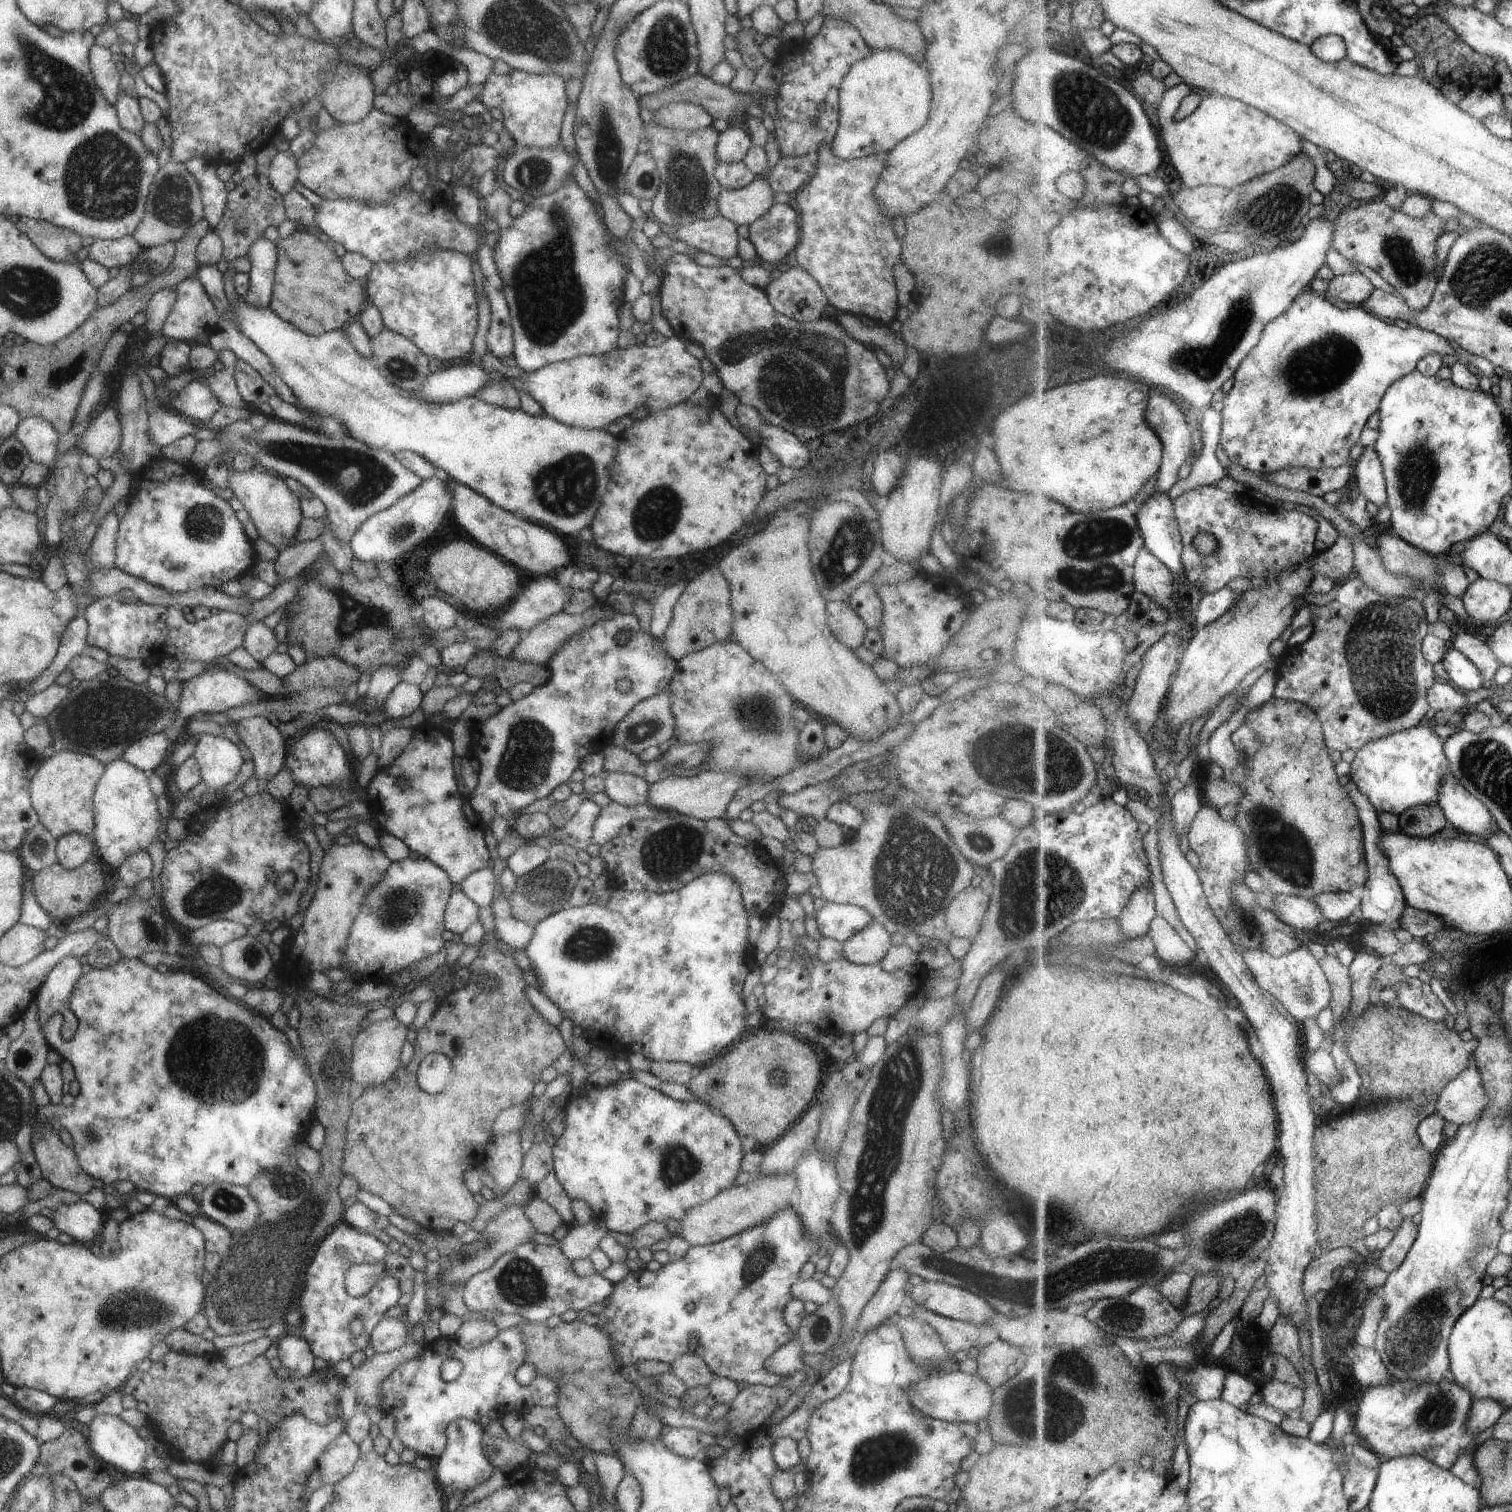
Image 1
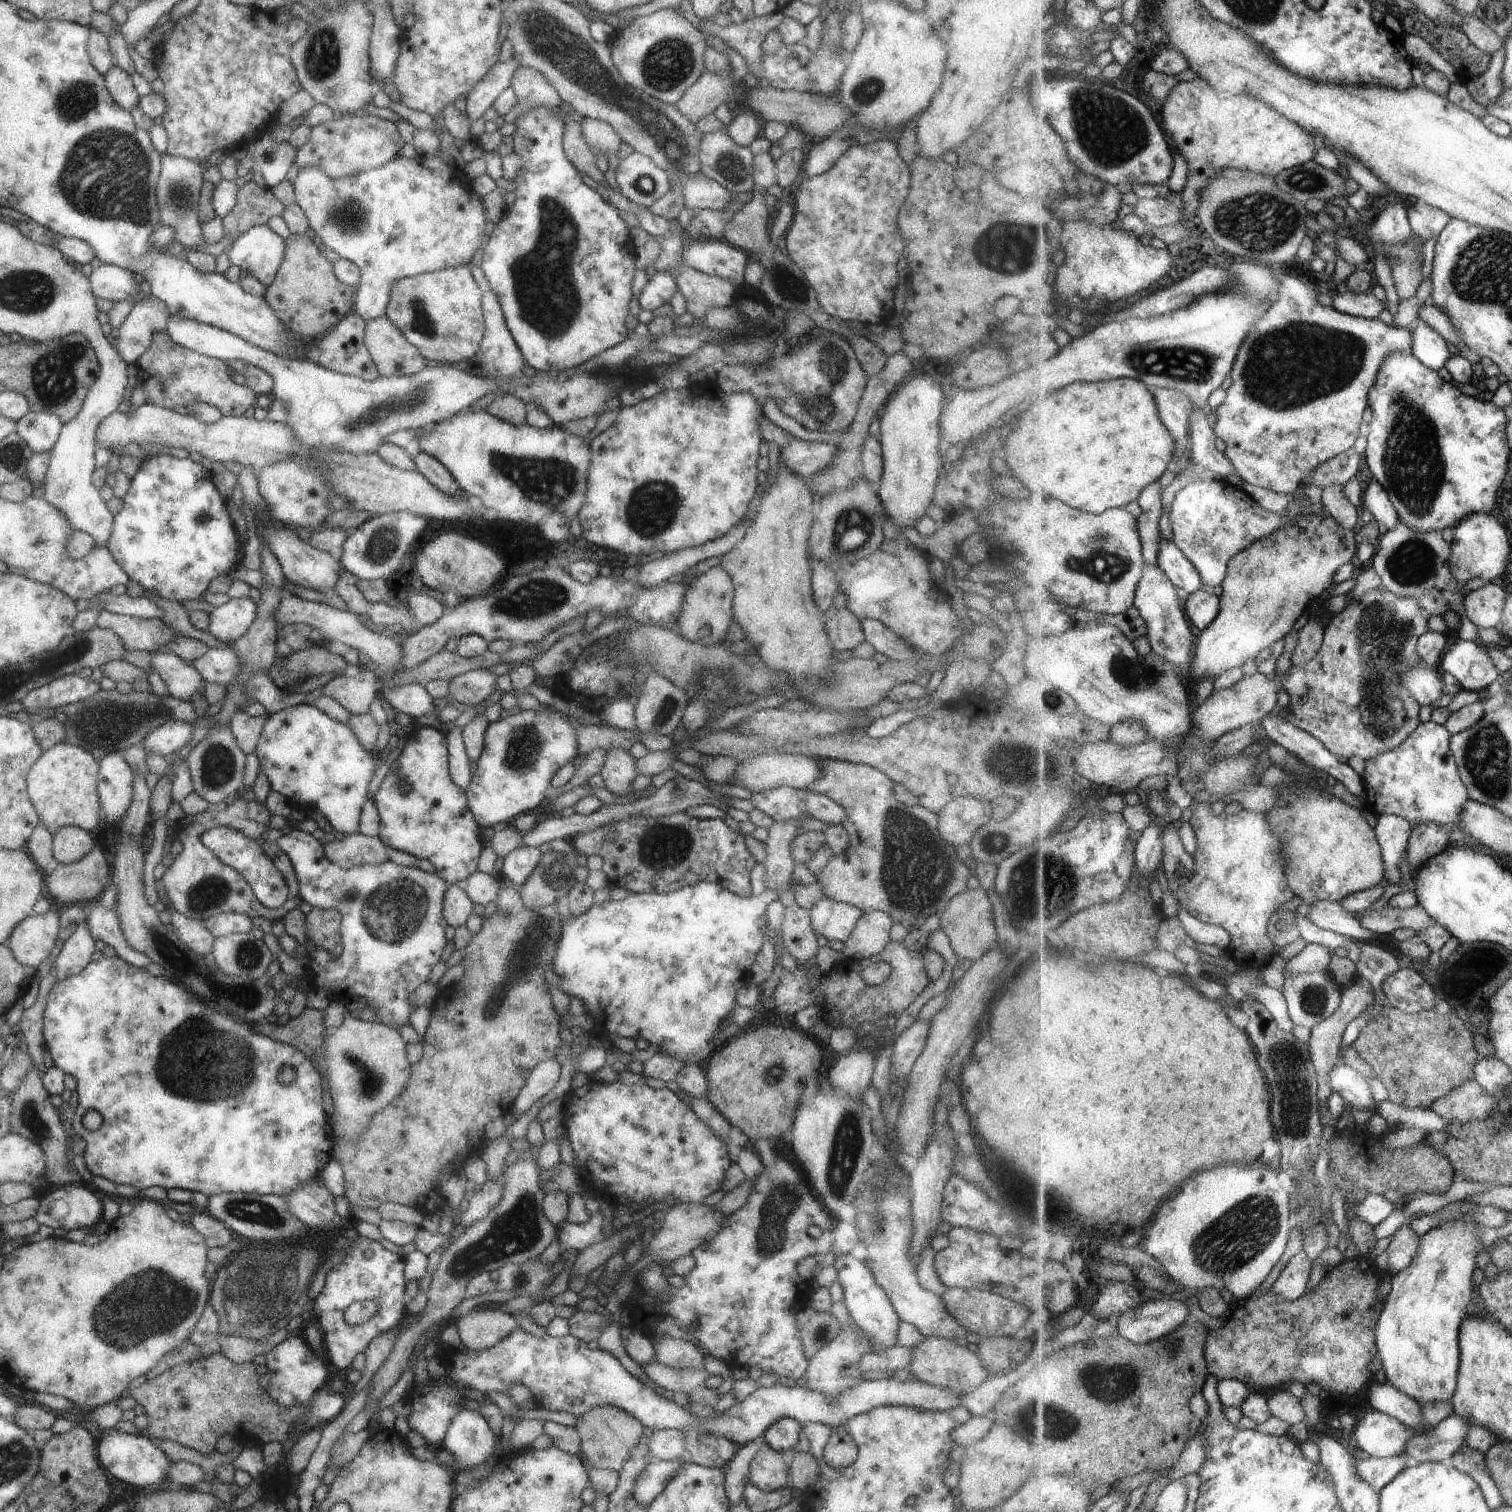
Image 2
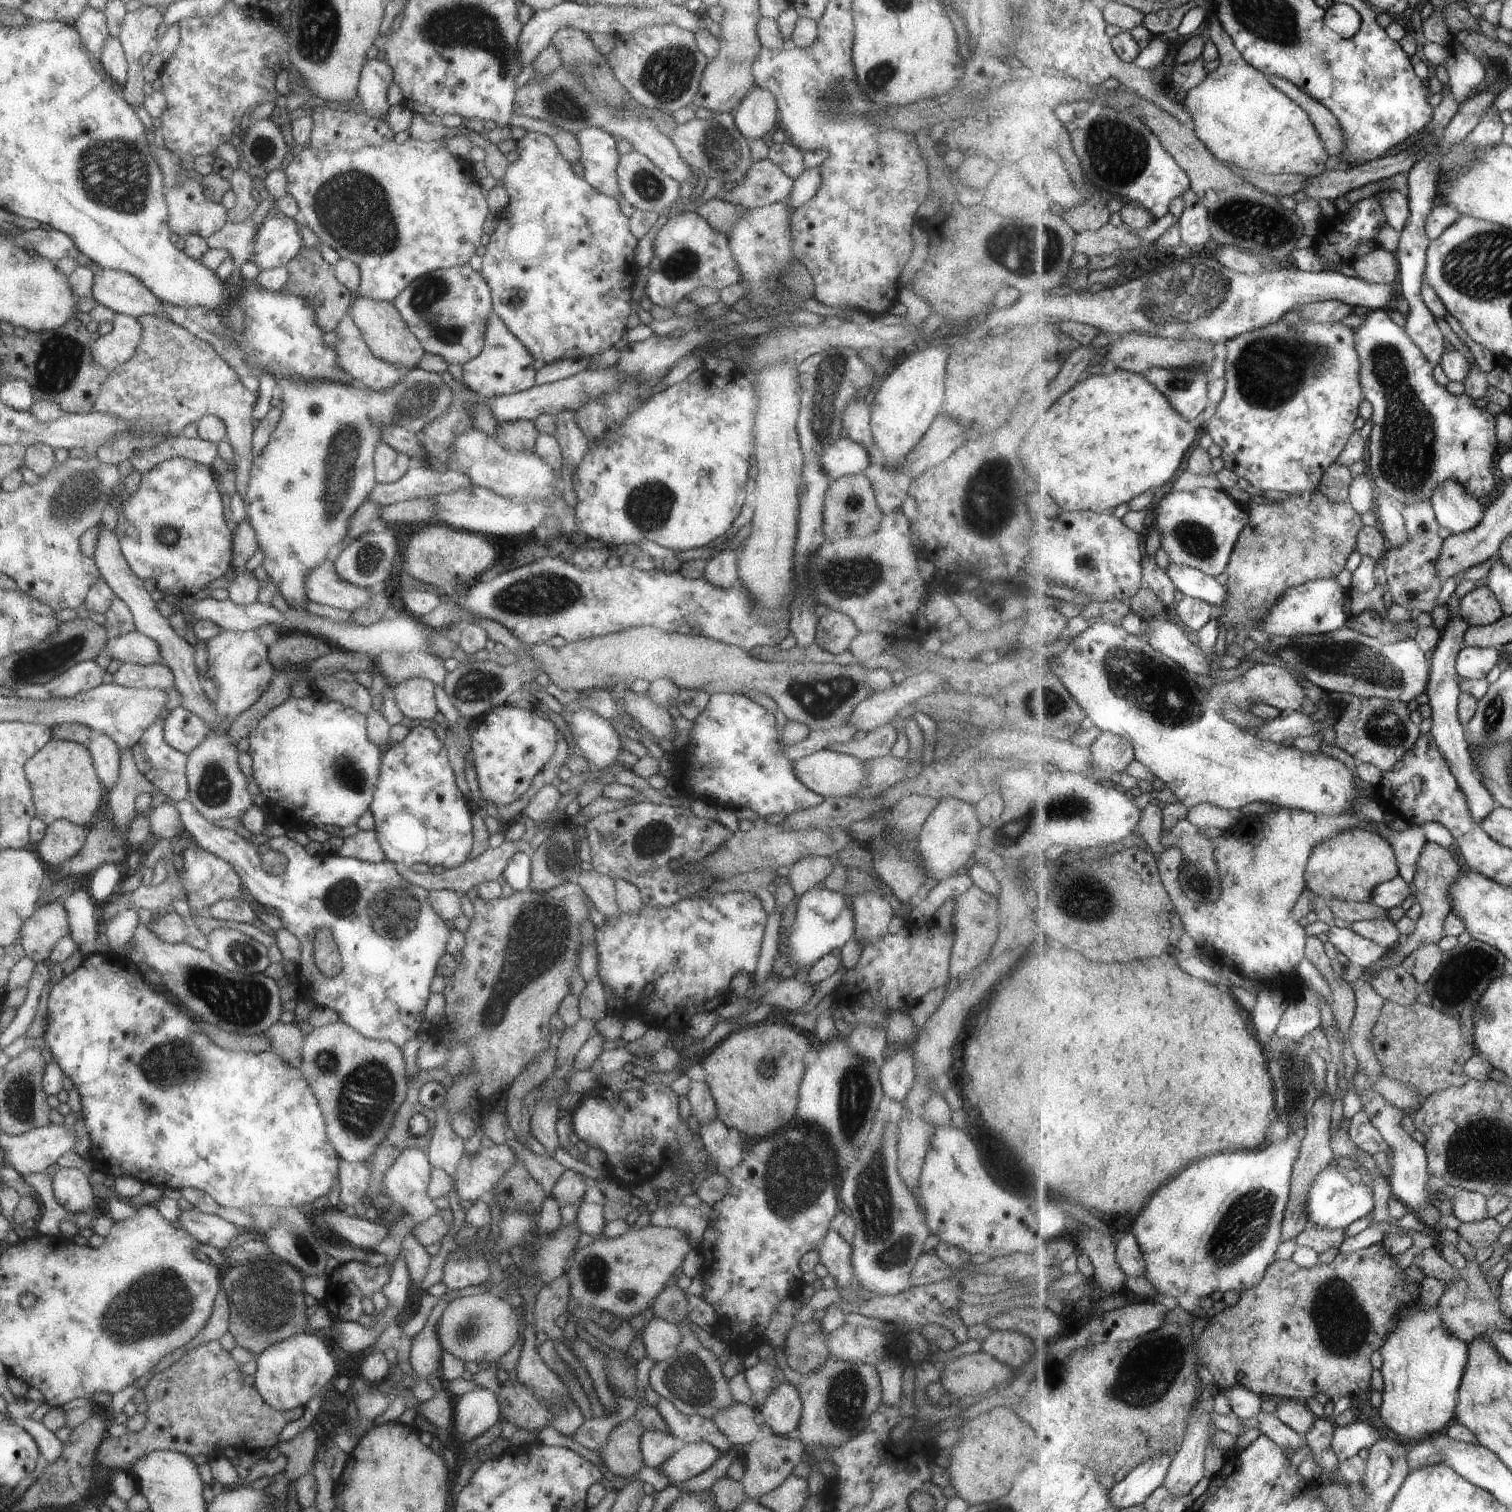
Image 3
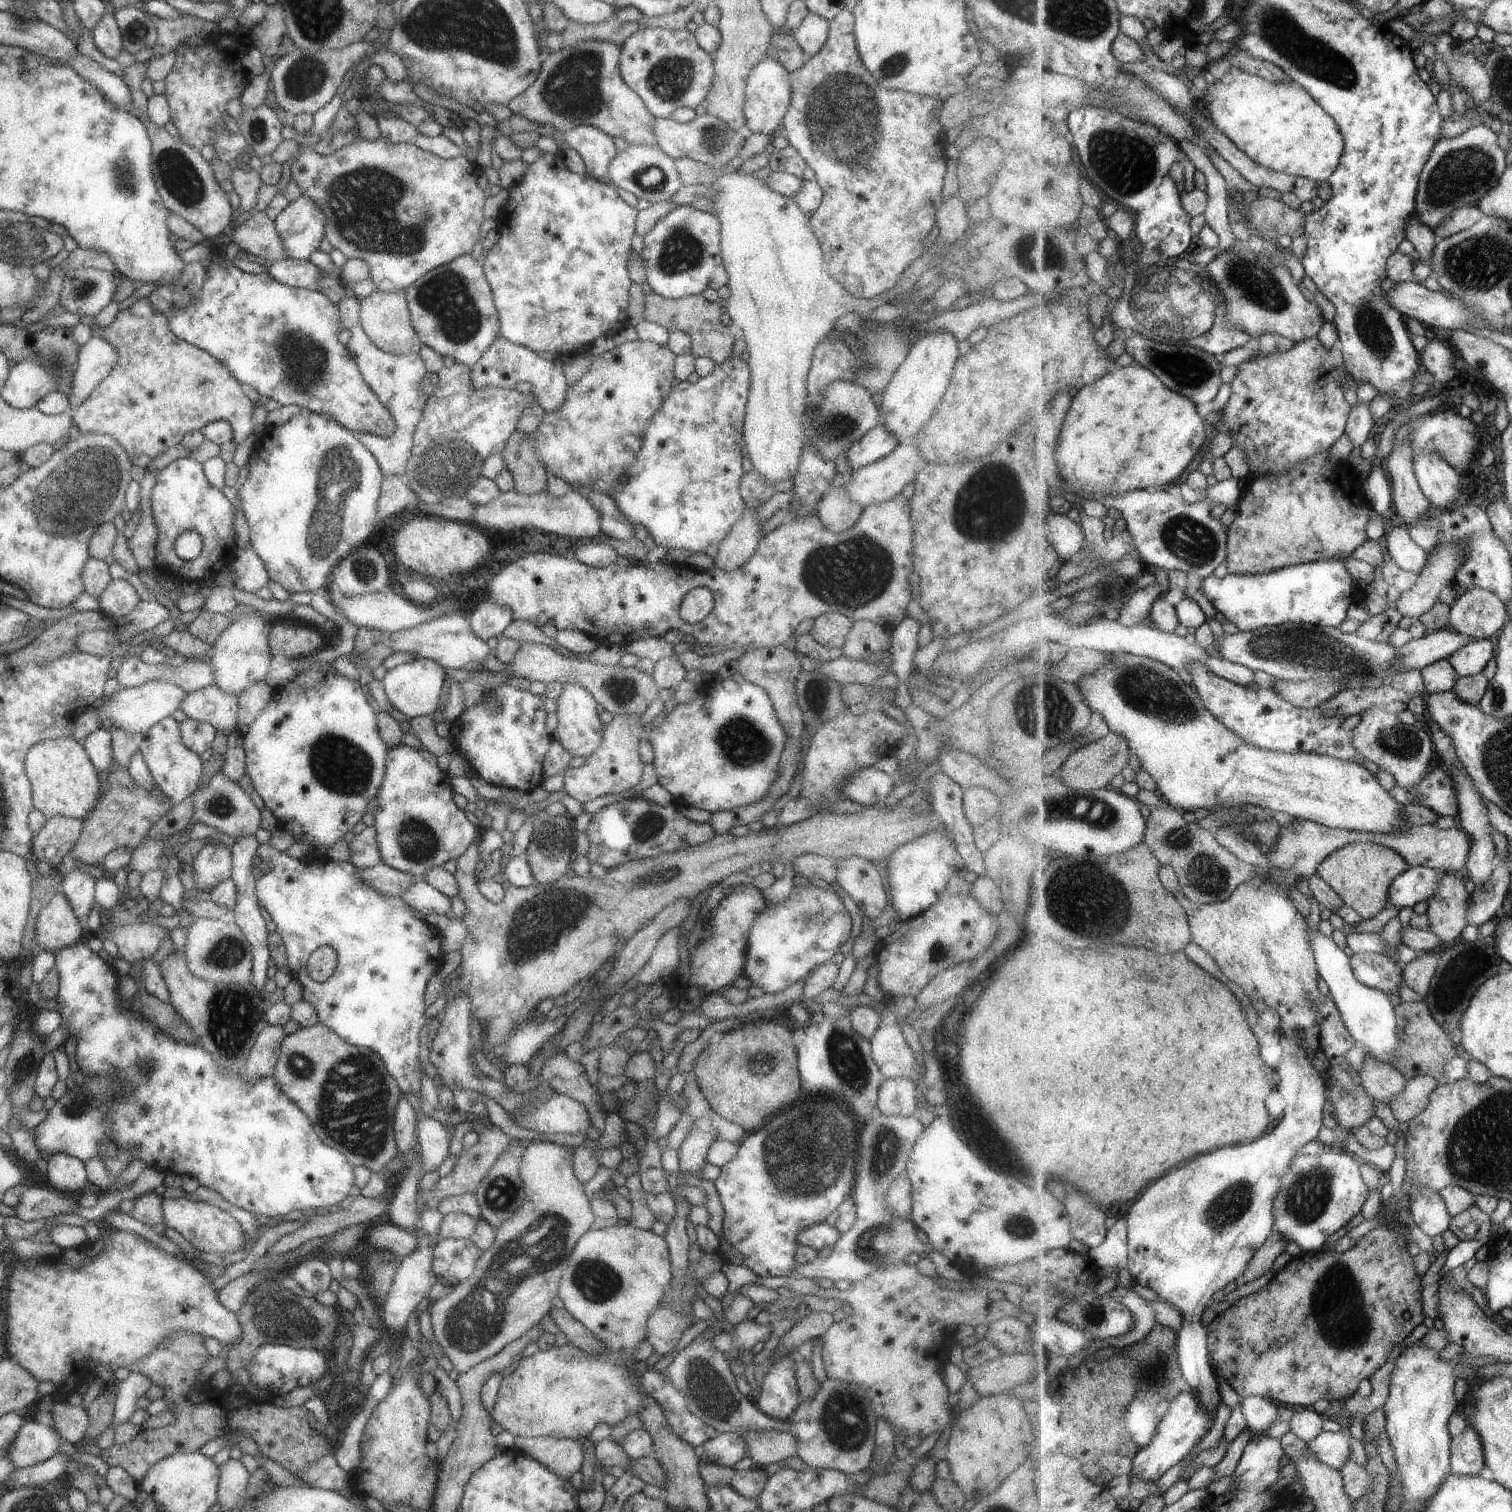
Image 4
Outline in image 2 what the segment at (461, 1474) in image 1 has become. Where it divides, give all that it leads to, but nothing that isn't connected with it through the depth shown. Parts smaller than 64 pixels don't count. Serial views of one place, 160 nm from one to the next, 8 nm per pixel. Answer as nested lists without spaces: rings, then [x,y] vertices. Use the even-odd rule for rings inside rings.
[[[461,1409],[449,1423],[443,1437],[443,1448],[452,1457],[454,1464],[449,1467],[453,1476],[460,1470],[472,1469],[487,1462],[495,1452],[497,1436],[489,1429],[481,1415],[468,1409]]]

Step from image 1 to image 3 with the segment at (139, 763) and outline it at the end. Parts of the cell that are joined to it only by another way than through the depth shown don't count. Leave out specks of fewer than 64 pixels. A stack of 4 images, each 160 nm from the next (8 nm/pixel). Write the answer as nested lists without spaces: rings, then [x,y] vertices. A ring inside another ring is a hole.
[[[177,705],[162,720],[163,740],[171,748],[188,753],[206,737],[208,723]]]

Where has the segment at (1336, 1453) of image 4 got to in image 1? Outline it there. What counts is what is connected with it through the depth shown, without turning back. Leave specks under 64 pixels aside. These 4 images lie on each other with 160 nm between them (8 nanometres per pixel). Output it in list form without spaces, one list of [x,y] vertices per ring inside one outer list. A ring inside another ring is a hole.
[[[1393,1377],[1393,1384],[1364,1391],[1362,1403],[1352,1417],[1352,1431],[1381,1462],[1423,1456],[1444,1470],[1450,1470],[1465,1450],[1473,1448],[1473,1442],[1477,1441],[1478,1434],[1469,1432],[1465,1424],[1469,1422],[1473,1404],[1471,1392],[1454,1379],[1427,1384]]]

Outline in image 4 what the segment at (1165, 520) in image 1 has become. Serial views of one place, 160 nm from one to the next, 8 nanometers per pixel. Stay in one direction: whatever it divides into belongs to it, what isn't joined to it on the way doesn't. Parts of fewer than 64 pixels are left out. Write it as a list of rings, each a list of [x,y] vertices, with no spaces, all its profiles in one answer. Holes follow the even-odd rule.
[[[1323,559],[1304,565],[1291,565],[1263,574],[1217,576],[1202,579],[1202,589],[1213,606],[1241,631],[1277,627],[1289,621],[1318,627],[1339,627],[1347,620],[1347,610],[1358,601],[1360,587],[1345,568],[1343,560]]]

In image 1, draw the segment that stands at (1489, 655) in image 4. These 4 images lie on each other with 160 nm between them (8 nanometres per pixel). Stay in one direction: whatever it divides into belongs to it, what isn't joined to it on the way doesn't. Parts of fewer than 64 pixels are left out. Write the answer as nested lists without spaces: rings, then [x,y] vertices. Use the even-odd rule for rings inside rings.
[[[1455,648],[1450,649],[1442,664],[1449,677],[1448,682],[1459,691],[1475,691],[1484,688],[1487,684],[1485,678],[1481,676],[1479,668],[1465,654],[1461,654]]]

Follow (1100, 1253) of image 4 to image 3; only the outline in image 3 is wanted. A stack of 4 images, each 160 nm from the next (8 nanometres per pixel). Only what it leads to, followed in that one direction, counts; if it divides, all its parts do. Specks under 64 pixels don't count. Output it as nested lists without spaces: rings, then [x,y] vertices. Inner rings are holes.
[[[1131,1231],[1119,1238],[1115,1246],[1115,1258],[1118,1258],[1119,1267],[1128,1277],[1146,1276],[1146,1262],[1141,1256],[1137,1237]]]

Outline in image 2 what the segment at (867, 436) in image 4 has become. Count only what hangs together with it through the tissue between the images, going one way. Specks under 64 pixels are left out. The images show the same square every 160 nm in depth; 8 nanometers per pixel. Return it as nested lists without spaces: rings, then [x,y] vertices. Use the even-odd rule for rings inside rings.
[[[793,439],[779,448],[778,458],[791,473],[808,478],[824,469],[832,461],[835,451],[834,444]]]

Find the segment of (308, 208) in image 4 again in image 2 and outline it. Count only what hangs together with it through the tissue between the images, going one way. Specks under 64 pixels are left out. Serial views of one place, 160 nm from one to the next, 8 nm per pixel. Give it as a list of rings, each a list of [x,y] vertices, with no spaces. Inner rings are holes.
[[[257,225],[240,234],[224,250],[231,264],[255,277],[266,287],[283,258],[284,240],[267,225]]]

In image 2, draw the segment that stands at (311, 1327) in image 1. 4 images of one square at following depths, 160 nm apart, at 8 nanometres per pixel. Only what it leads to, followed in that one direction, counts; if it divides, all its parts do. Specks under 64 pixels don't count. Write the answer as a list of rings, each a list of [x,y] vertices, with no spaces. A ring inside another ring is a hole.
[[[358,1235],[352,1241],[345,1237],[337,1237],[331,1249],[345,1252],[341,1262],[330,1268],[325,1274],[323,1287],[315,1299],[310,1301],[310,1313],[319,1330],[323,1332],[325,1348],[329,1355],[329,1362],[343,1370],[350,1365],[355,1354],[361,1354],[369,1341],[384,1330],[395,1328],[406,1316],[404,1302],[404,1288],[407,1282],[403,1278],[403,1260],[391,1251],[382,1247],[382,1243]],[[364,1250],[372,1250],[371,1258],[363,1258]],[[356,1300],[375,1300],[379,1305],[376,1315],[359,1325],[347,1325],[343,1321],[343,1310]]]

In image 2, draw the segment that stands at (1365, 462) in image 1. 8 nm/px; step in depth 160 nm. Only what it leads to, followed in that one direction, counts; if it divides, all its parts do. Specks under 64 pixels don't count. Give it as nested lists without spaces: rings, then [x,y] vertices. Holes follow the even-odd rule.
[[[1375,478],[1361,492],[1360,509],[1367,508],[1375,520],[1392,529],[1400,518],[1387,489]]]

